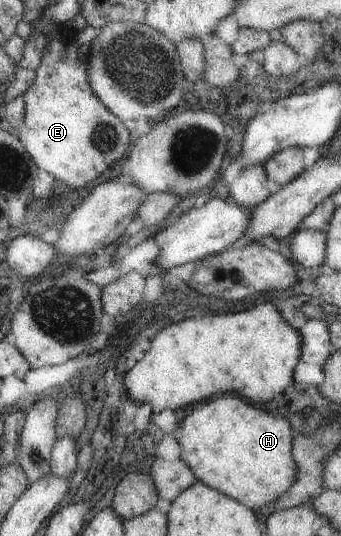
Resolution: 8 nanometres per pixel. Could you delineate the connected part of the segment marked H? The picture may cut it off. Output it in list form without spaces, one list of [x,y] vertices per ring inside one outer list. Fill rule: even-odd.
[[[234,394],[192,404],[188,416],[180,421],[179,459],[201,483],[237,500],[252,512],[266,513],[273,502],[286,492],[296,478],[296,466],[291,457],[291,438],[288,421],[281,416],[262,411],[260,406],[244,402]]]

